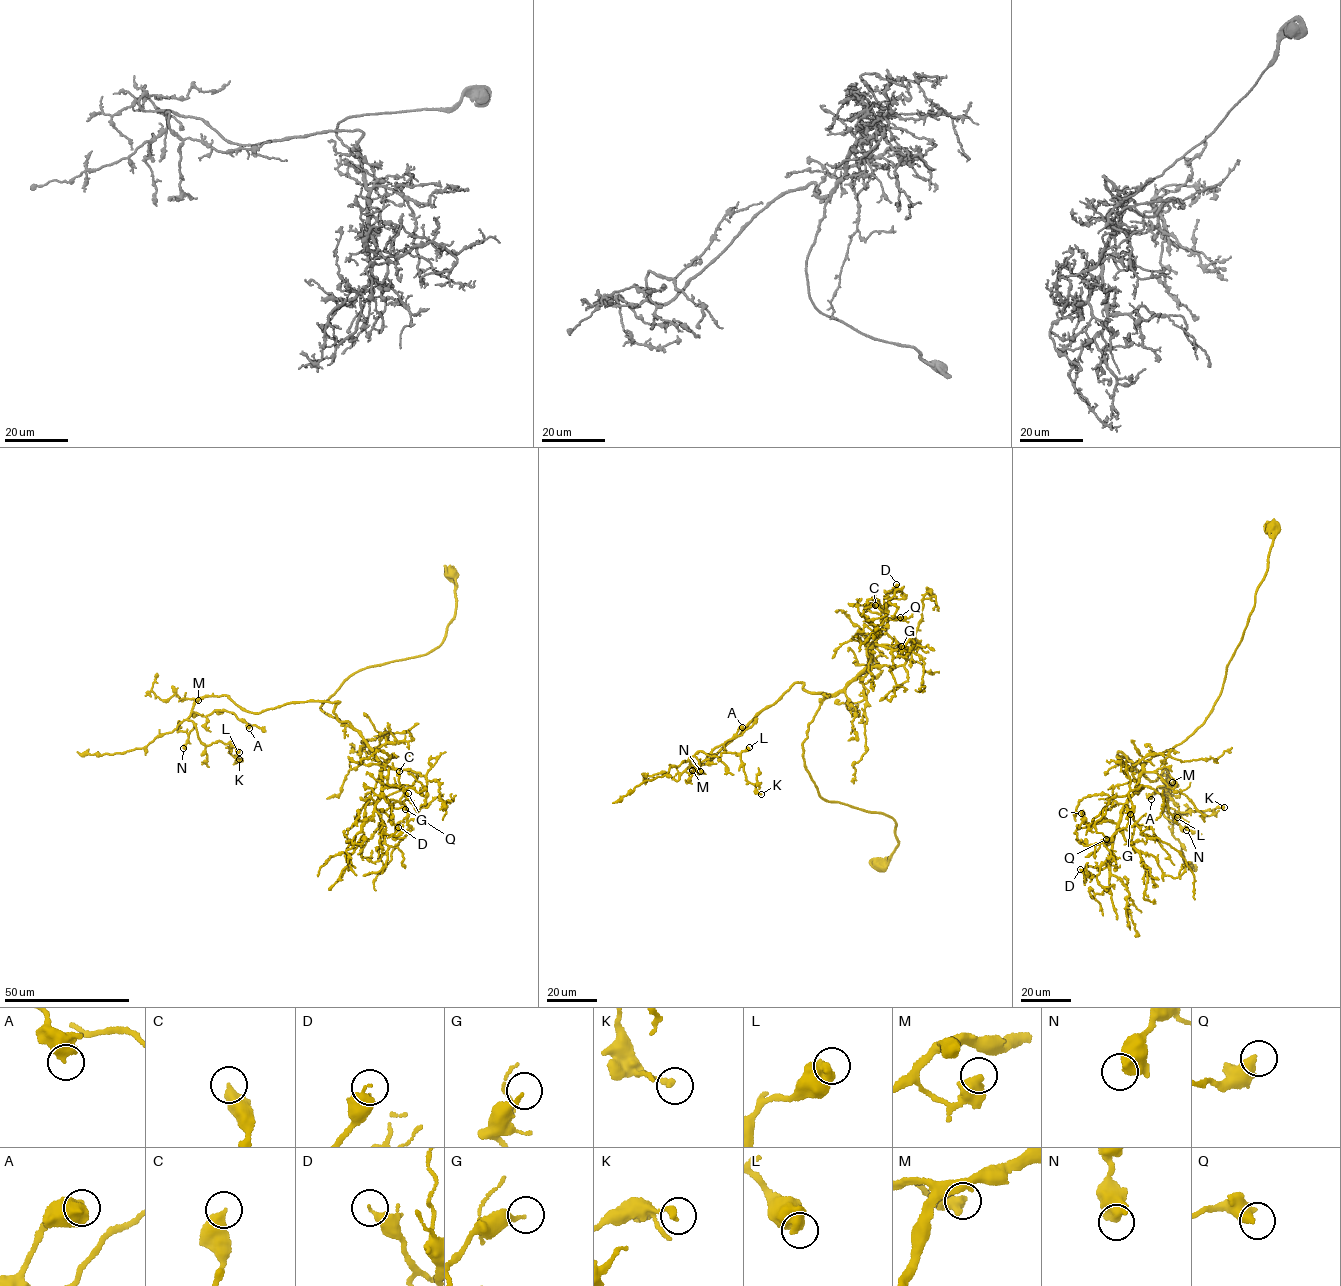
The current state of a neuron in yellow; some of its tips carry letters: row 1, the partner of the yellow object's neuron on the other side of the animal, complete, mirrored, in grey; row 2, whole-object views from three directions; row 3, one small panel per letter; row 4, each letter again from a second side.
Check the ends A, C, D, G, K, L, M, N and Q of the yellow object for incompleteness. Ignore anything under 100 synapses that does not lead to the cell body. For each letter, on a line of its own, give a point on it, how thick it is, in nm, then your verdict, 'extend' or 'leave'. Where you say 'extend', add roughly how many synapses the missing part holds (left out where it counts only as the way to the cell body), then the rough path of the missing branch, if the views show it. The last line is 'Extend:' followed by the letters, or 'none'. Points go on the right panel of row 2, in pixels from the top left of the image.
A: place (1151, 799); calibre 420 nm; leave
C: place (1081, 813); calibre 440 nm; leave
D: place (1080, 869); calibre 320 nm; leave
G: place (1130, 814); calibre 180 nm; leave
K: place (1224, 807); calibre 240 nm; leave
L: place (1177, 817); calibre 700 nm; leave
M: place (1172, 782); calibre 440 nm; leave
N: place (1186, 830); calibre 650 nm; leave
Q: place (1106, 839); calibre 500 nm; leave
Extend: none

